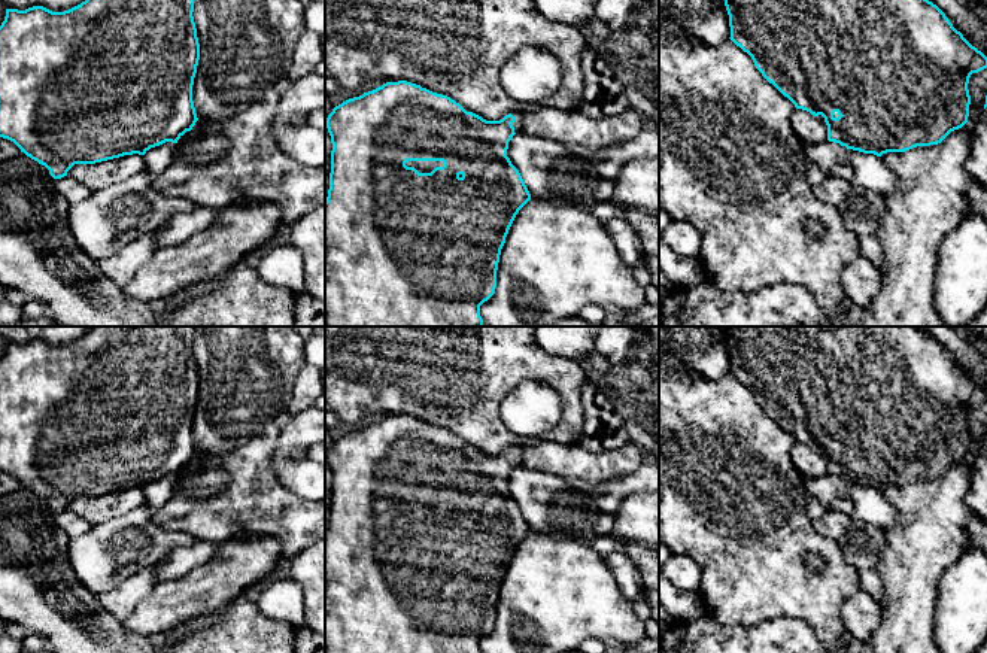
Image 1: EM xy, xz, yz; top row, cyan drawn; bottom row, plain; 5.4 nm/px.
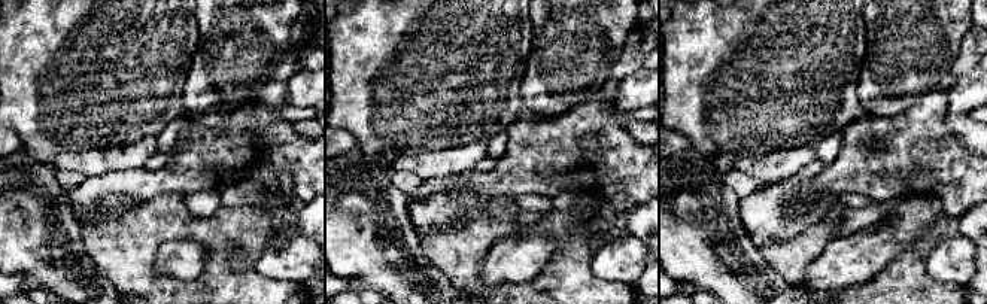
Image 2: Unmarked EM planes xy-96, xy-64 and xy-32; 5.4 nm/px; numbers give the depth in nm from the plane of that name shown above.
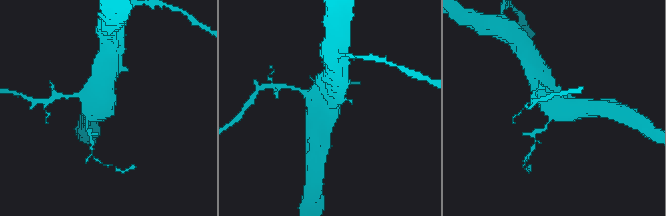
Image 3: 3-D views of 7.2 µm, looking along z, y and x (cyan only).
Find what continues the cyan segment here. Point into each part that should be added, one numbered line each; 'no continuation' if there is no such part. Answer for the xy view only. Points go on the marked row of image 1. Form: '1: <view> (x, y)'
no continuation

